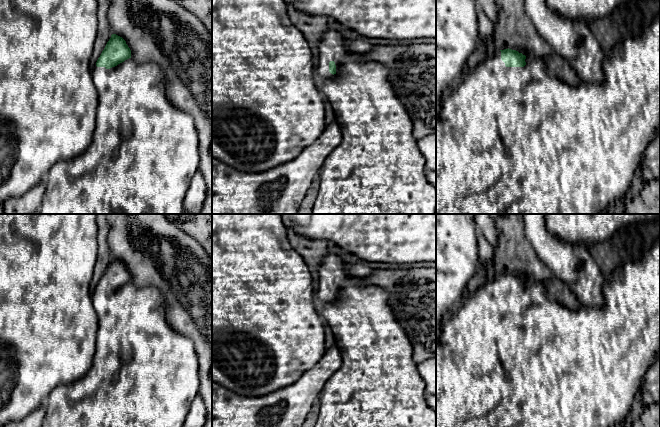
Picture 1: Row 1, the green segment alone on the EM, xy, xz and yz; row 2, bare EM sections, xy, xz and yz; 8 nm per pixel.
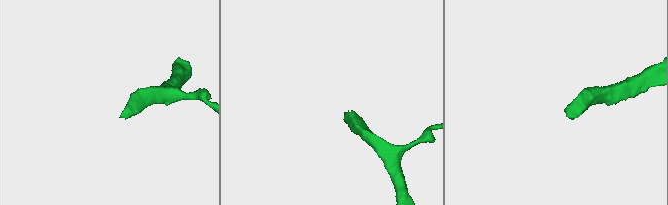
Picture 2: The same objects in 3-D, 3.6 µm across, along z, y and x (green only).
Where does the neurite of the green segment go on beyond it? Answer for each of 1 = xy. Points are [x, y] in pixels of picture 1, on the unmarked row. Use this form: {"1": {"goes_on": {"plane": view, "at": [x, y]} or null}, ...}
{"1": {"goes_on": {"plane": "xy", "at": [144, 373]}}}

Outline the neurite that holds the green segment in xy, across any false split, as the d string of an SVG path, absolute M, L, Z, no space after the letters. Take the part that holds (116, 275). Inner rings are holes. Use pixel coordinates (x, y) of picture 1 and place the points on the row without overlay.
M112 258L94 291L90 294L92 305L98 317L95 355L87 374L81 379L57 386L46 401L46 414L42 427L184 427L184 423L193 399L199 391L199 363L193 342L187 336L177 332L167 322L164 296L156 287L137 287L131 282L131 274L126 265Z

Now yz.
M660 237L649 247L641 257L634 261L625 262L617 267L610 277L606 277L603 285L604 304L602 307L583 306L578 310L570 310L560 304L556 299L550 299L546 287L541 282L535 282L529 287L525 286L526 280L516 274L498 274L492 281L481 286L466 300L461 302L454 310L451 319L443 325L440 339L436 341L436 427L613 427L628 417L635 397L641 386L648 368L656 361L660 352Z

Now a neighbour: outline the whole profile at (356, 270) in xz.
M351 264L347 269L347 273L350 276L357 278L364 278L371 275L375 270L368 268L362 264Z

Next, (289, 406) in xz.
M333 345L326 349L323 357L314 367L307 370L295 383L264 394L260 397L243 396L237 394L218 383L212 383L212 427L302 427L314 402L325 383L339 369L341 365L341 354L338 348Z

